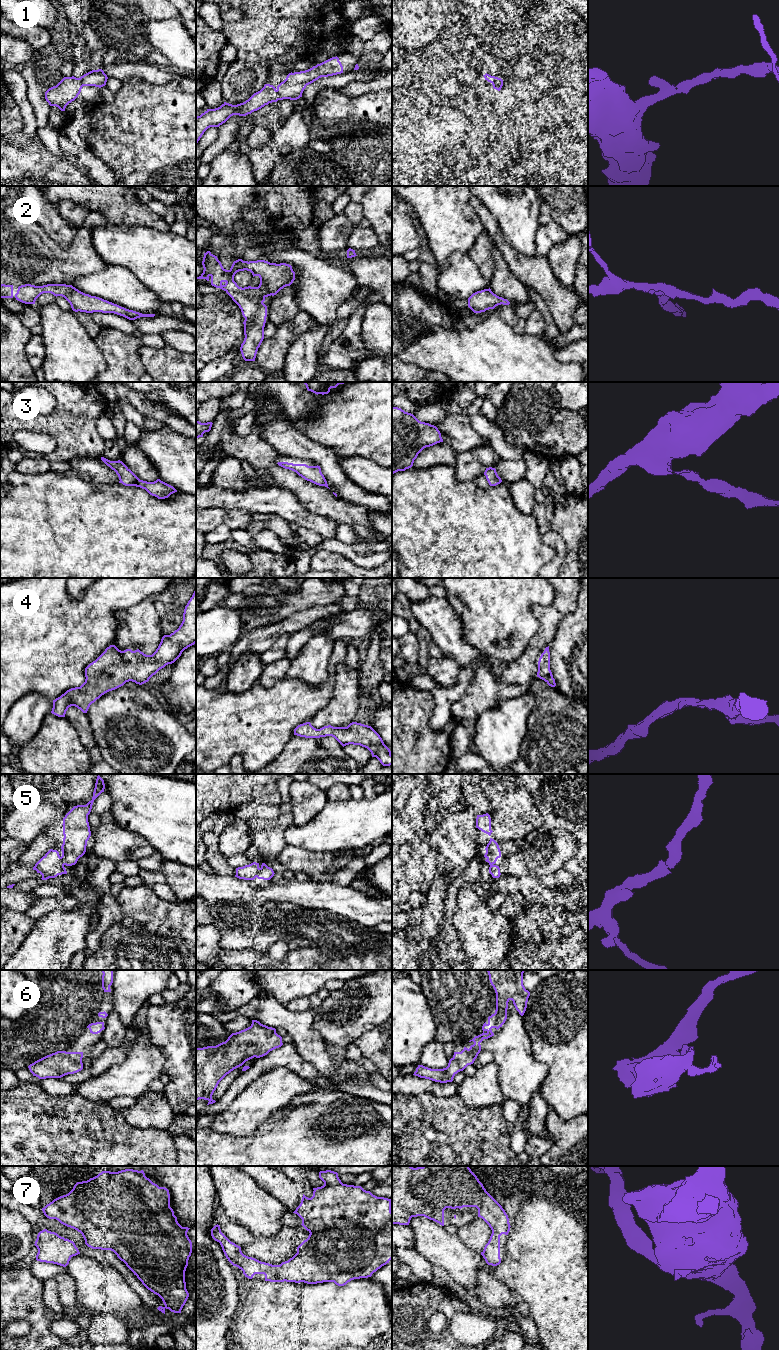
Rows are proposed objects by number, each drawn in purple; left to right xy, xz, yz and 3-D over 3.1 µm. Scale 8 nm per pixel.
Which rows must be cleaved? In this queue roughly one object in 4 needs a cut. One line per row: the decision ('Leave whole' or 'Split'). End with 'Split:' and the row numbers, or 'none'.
1: Leave whole
2: Leave whole
3: Leave whole
4: Leave whole
5: Leave whole
6: Leave whole
7: Leave whole
Split: none

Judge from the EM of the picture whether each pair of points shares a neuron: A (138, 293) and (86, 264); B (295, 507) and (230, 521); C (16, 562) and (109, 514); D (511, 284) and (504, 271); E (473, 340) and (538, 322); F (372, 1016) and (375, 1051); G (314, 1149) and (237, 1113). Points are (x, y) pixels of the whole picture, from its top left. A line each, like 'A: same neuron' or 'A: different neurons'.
A: different neurons
B: different neurons
C: same neuron
D: same neuron
E: different neurons
F: different neurons
G: different neurons

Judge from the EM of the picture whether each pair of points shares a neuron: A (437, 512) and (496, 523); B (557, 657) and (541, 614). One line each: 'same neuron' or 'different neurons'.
A: same neuron
B: different neurons

